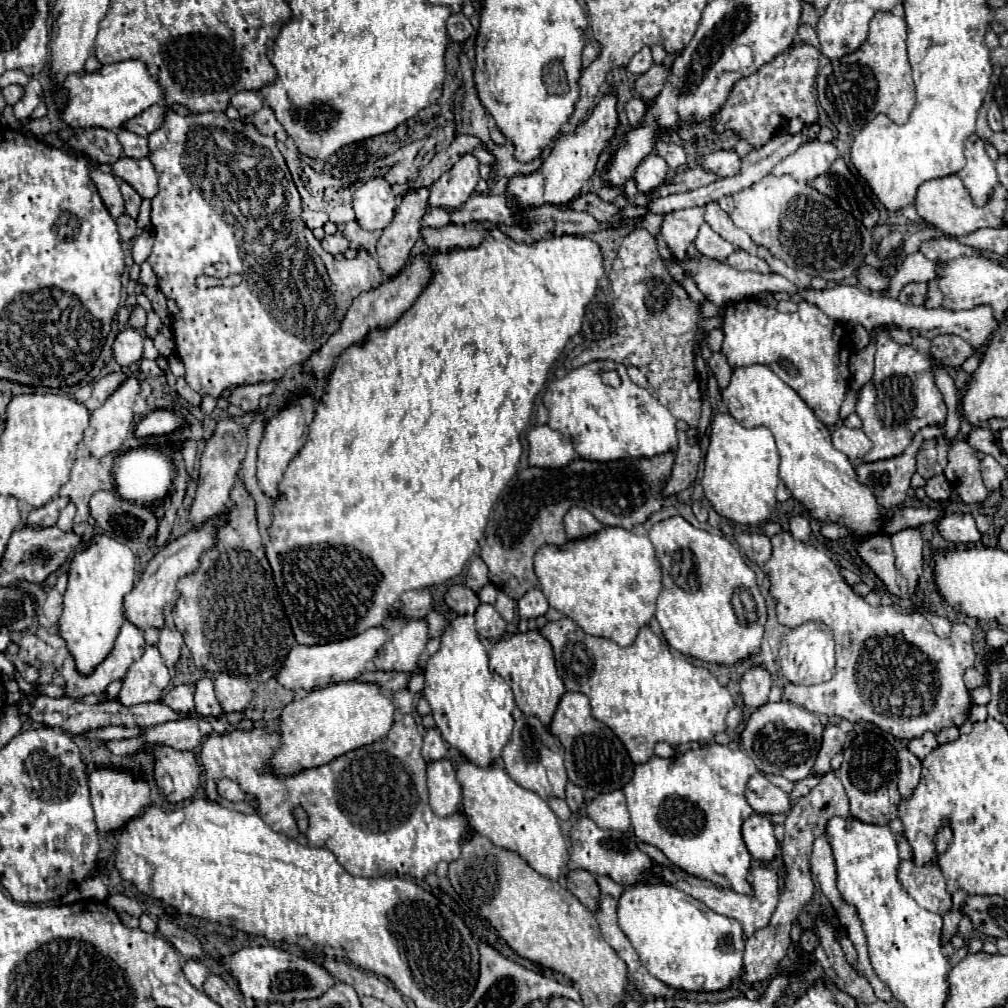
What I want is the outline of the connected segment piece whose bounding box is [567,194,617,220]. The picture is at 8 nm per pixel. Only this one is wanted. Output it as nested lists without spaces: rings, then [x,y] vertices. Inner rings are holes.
[[[581,194],[581,196],[573,198],[567,206],[573,210],[589,208],[589,212],[593,212],[593,216],[601,216],[601,220],[605,220],[605,216],[613,216],[613,212],[617,212],[615,204],[601,200],[597,194]]]

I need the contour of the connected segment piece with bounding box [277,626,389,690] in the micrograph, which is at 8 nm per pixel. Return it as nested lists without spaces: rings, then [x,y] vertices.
[[[375,626],[375,628],[367,628],[365,632],[353,636],[353,638],[345,638],[339,642],[329,642],[329,644],[315,644],[315,646],[293,646],[293,650],[289,652],[285,666],[281,668],[281,672],[277,674],[279,684],[283,684],[285,688],[297,690],[313,690],[313,688],[323,688],[327,684],[333,682],[347,682],[347,680],[355,680],[361,672],[375,671],[373,659],[377,650],[389,640],[389,632],[383,626]]]

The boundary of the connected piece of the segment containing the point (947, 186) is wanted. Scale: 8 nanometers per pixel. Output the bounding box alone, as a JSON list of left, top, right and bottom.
[915,174,1007,236]

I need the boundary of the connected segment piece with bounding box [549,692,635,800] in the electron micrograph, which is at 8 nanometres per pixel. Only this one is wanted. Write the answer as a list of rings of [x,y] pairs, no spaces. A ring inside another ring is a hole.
[[[565,692],[559,700],[549,730],[561,740],[565,748],[565,768],[569,780],[585,790],[587,800],[603,792],[621,790],[629,782],[629,776],[633,776],[635,764],[631,762],[625,746],[607,724],[593,718],[589,698],[585,694]]]

